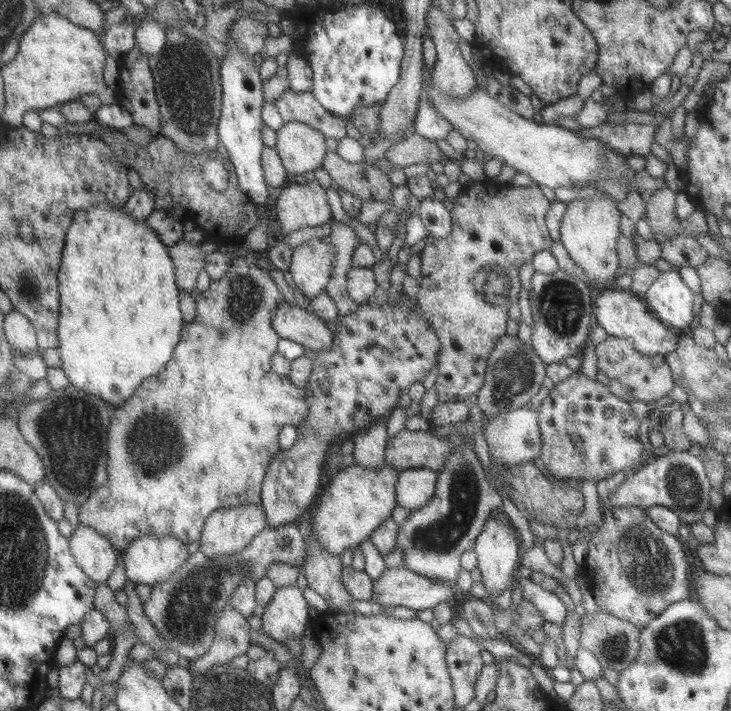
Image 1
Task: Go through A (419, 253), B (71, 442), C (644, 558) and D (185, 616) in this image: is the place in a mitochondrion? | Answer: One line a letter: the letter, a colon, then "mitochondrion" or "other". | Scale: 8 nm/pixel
A: other
B: mitochondrion
C: mitochondrion
D: mitochondrion

